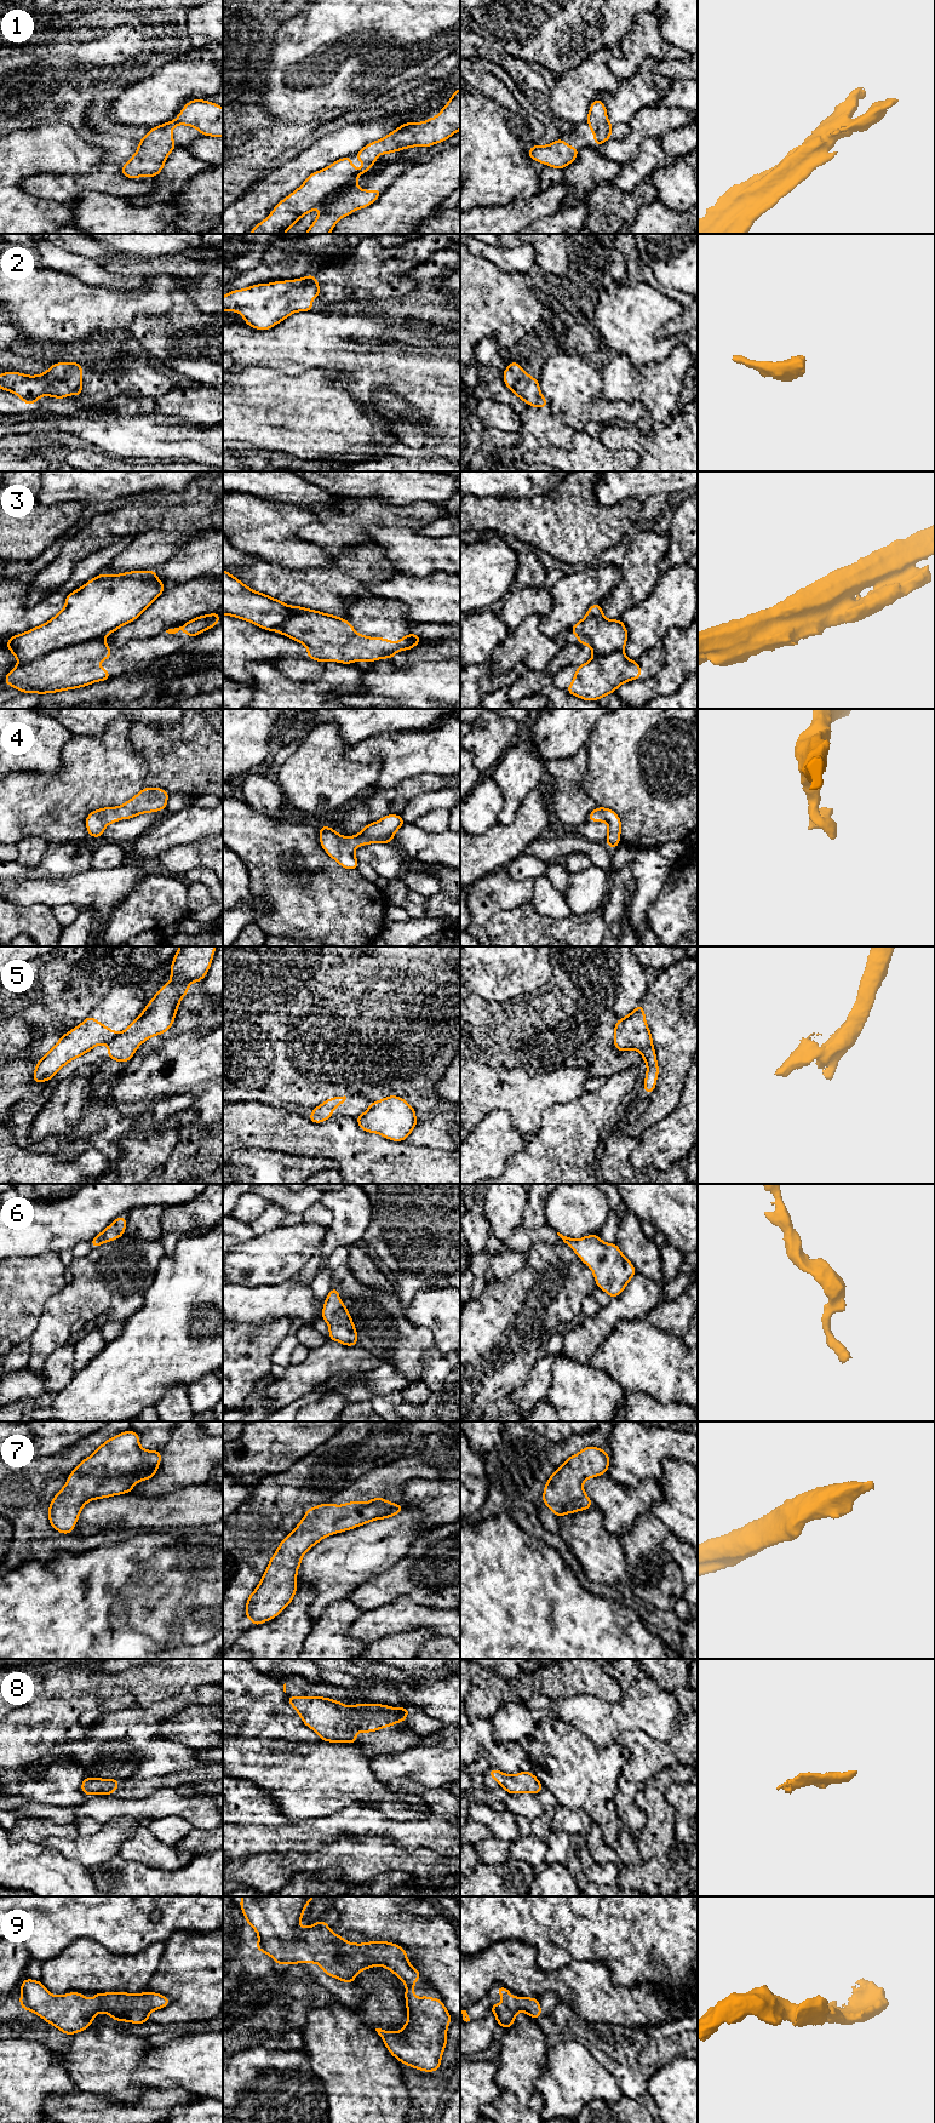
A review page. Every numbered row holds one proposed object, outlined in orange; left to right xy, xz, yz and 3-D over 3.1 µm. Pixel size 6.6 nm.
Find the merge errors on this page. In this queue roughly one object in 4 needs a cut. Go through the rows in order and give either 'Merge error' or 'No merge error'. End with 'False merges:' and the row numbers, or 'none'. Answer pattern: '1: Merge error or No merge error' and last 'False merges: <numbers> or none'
1: No merge error
2: No merge error
3: Merge error
4: No merge error
5: Merge error
6: No merge error
7: No merge error
8: No merge error
9: No merge error
False merges: 3, 5

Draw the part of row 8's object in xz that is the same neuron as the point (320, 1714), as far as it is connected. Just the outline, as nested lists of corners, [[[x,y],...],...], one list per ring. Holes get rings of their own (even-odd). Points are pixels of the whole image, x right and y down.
[[[287,1695],[286,1701],[299,1713],[303,1723],[314,1729],[322,1741],[357,1744],[356,1733],[373,1733],[403,1722],[409,1706],[395,1709],[380,1704],[355,1704],[348,1707],[323,1696]]]

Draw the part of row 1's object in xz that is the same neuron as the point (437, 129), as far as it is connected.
[[[460,88],[437,116],[423,122],[405,122],[389,136],[371,142],[356,153],[365,168],[352,168],[351,156],[344,156],[321,171],[311,173],[305,182],[281,200],[269,217],[258,223],[249,234],[285,234],[308,212],[323,207],[305,234],[329,234],[337,222],[368,207],[383,193],[380,188],[361,190],[356,178],[369,173],[375,159],[383,153],[395,153],[411,147],[431,147],[447,141],[460,130]]]

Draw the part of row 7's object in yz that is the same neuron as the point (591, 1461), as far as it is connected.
[[[595,1446],[584,1447],[575,1455],[568,1457],[547,1480],[543,1503],[557,1518],[590,1509],[593,1503],[584,1492],[583,1482],[607,1473],[608,1467],[608,1452]]]

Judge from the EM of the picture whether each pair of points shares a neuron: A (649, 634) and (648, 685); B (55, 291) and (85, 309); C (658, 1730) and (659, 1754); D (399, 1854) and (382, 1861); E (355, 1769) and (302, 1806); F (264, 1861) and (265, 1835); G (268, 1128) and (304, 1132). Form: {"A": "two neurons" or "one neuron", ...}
{"A": "two neurons", "B": "one neuron", "C": "two neurons", "D": "one neuron", "E": "one neuron", "F": "two neurons", "G": "one neuron"}

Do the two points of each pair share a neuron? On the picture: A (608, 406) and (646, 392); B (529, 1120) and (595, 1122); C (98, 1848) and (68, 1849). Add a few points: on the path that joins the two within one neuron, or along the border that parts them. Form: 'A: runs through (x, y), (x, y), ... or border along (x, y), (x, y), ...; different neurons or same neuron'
A: border along (601, 382), (606, 398), (638, 401), (646, 412); different neurons
B: border along (563, 1103), (545, 1110), (540, 1128), (532, 1136); different neurons
C: runs through (91, 1849), (75, 1849); same neuron

